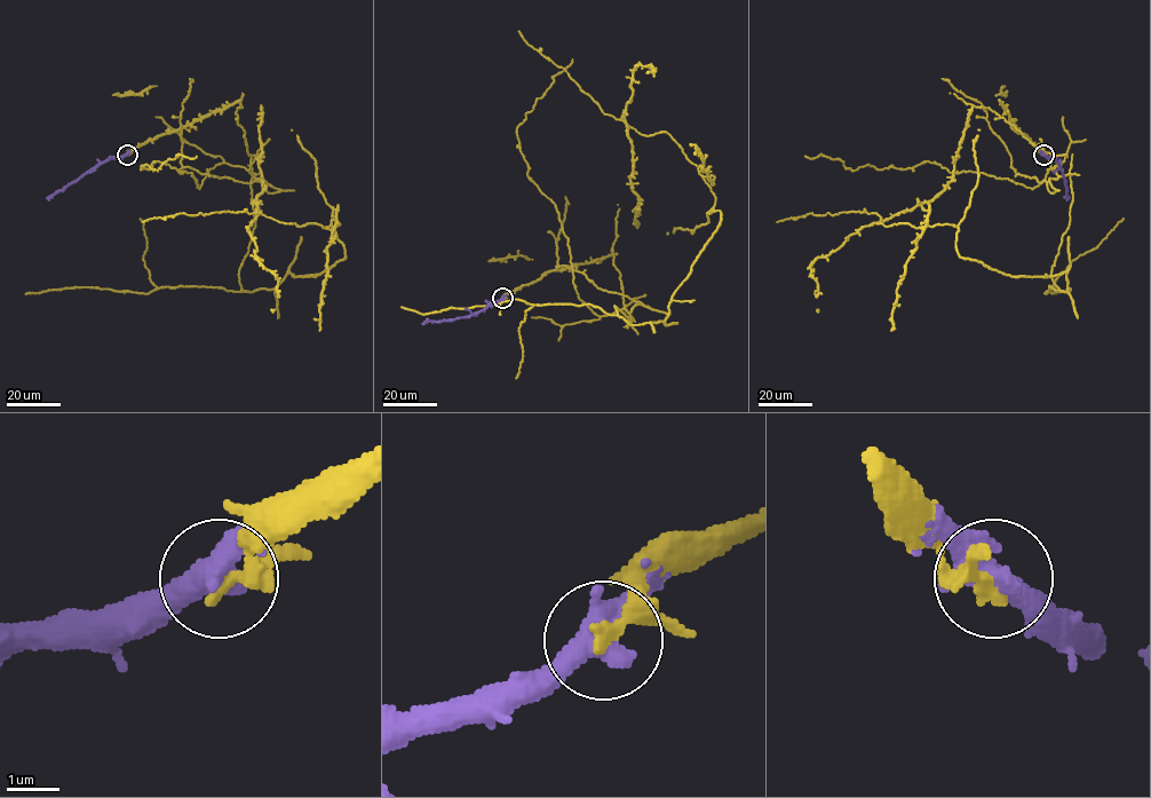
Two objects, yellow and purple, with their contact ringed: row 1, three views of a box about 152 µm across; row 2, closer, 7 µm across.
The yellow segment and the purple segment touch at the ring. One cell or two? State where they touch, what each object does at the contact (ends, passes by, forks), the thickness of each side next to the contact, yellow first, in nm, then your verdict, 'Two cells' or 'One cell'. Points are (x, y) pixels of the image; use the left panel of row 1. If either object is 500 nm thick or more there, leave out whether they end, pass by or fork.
Place: (127, 155). Thickness 220 nm (yellow) against 500 nm. One cell

